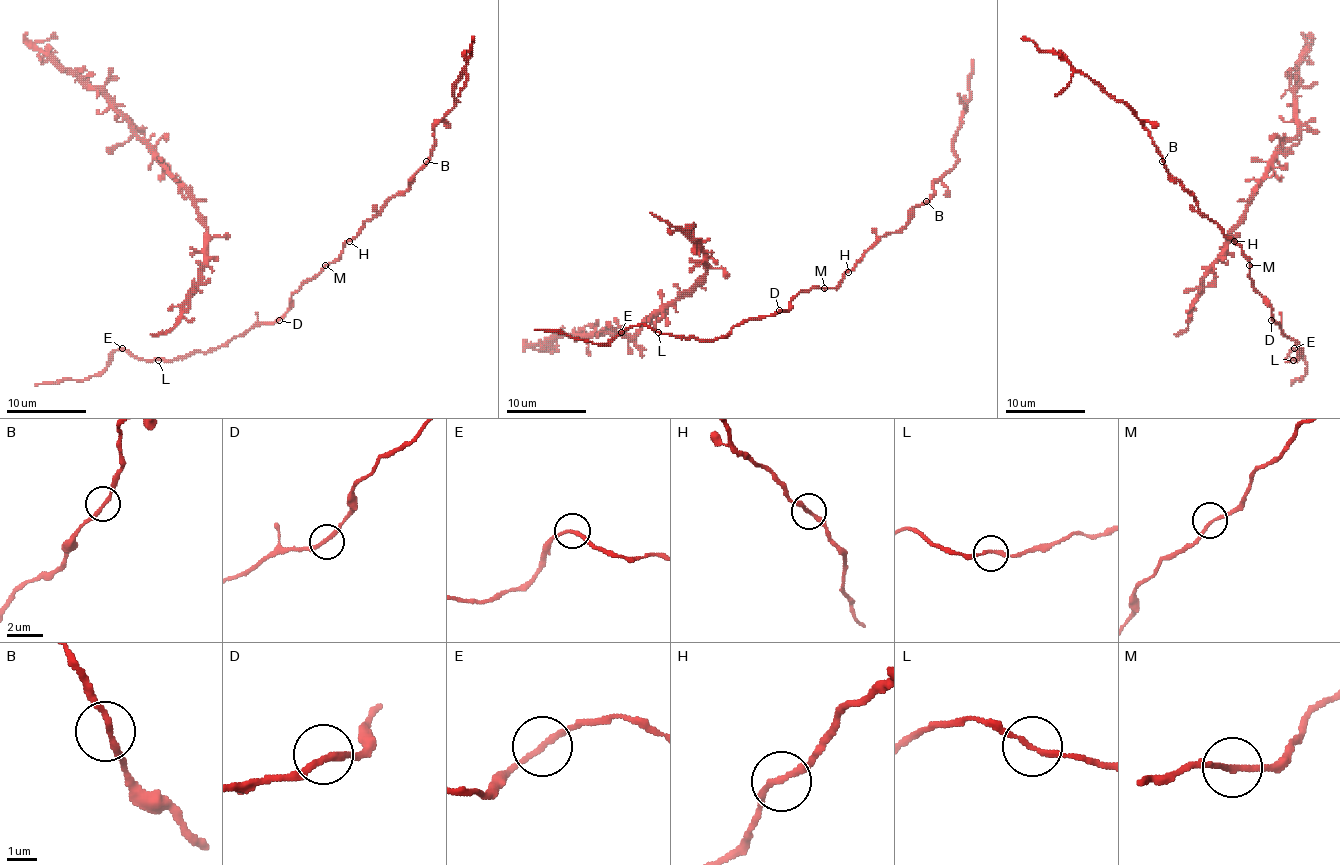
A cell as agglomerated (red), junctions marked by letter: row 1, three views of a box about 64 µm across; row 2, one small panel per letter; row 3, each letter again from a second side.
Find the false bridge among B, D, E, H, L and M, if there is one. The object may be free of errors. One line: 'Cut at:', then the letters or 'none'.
Cut at: none

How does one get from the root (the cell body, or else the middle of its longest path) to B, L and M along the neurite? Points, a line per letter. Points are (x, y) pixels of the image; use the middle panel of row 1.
B: (779, 312), (787, 310), (801, 292), (834, 288), (878, 238), (900, 230), (908, 222), (908, 214), (926, 201)
L: (779, 312), (773, 316), (749, 318), (715, 340), (678, 338), (658, 332)
M: (779, 312), (787, 310), (801, 292), (824, 288)

